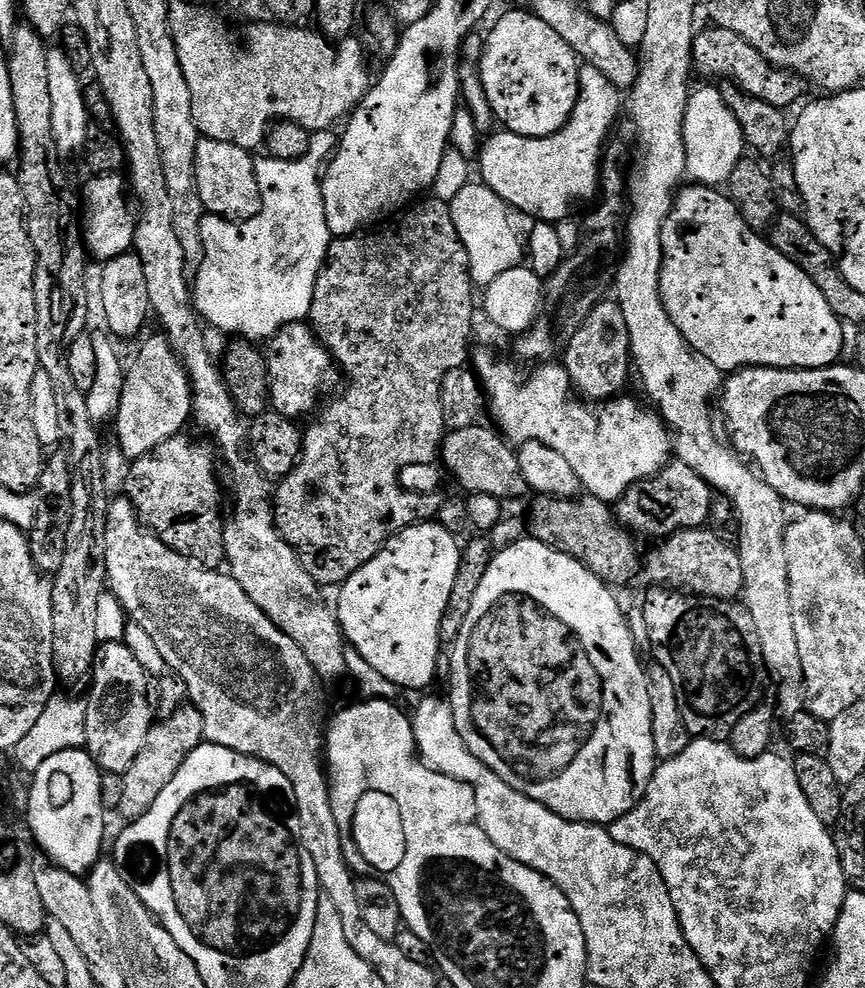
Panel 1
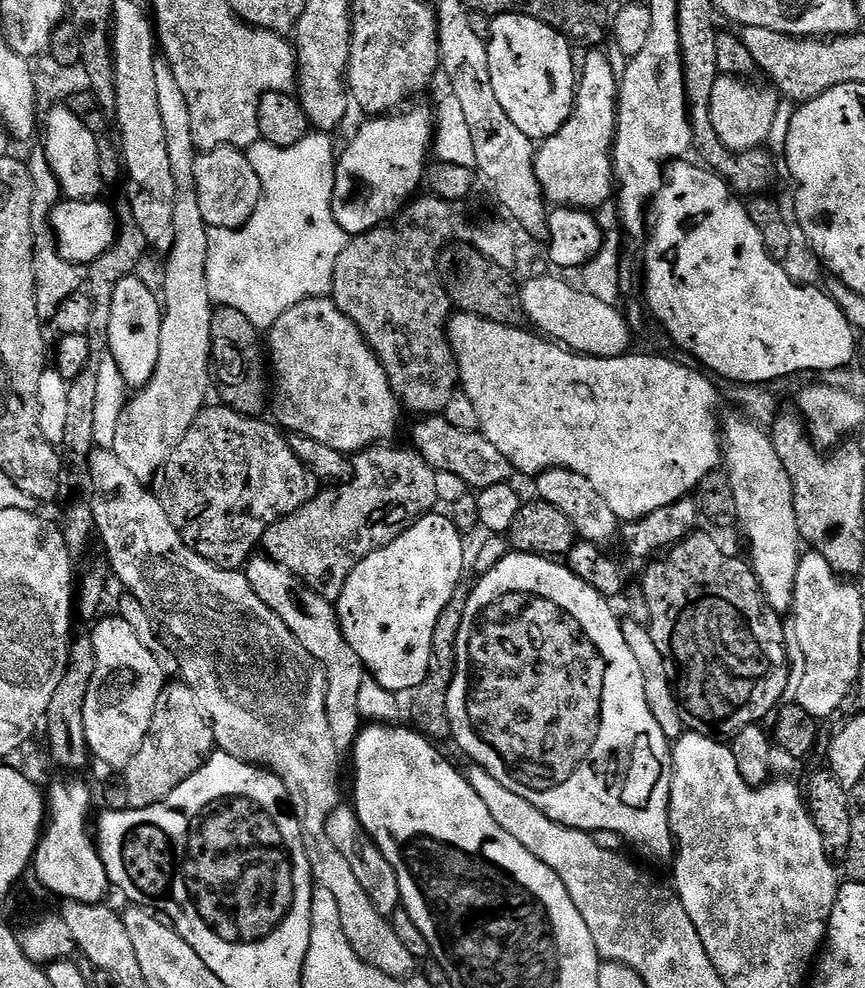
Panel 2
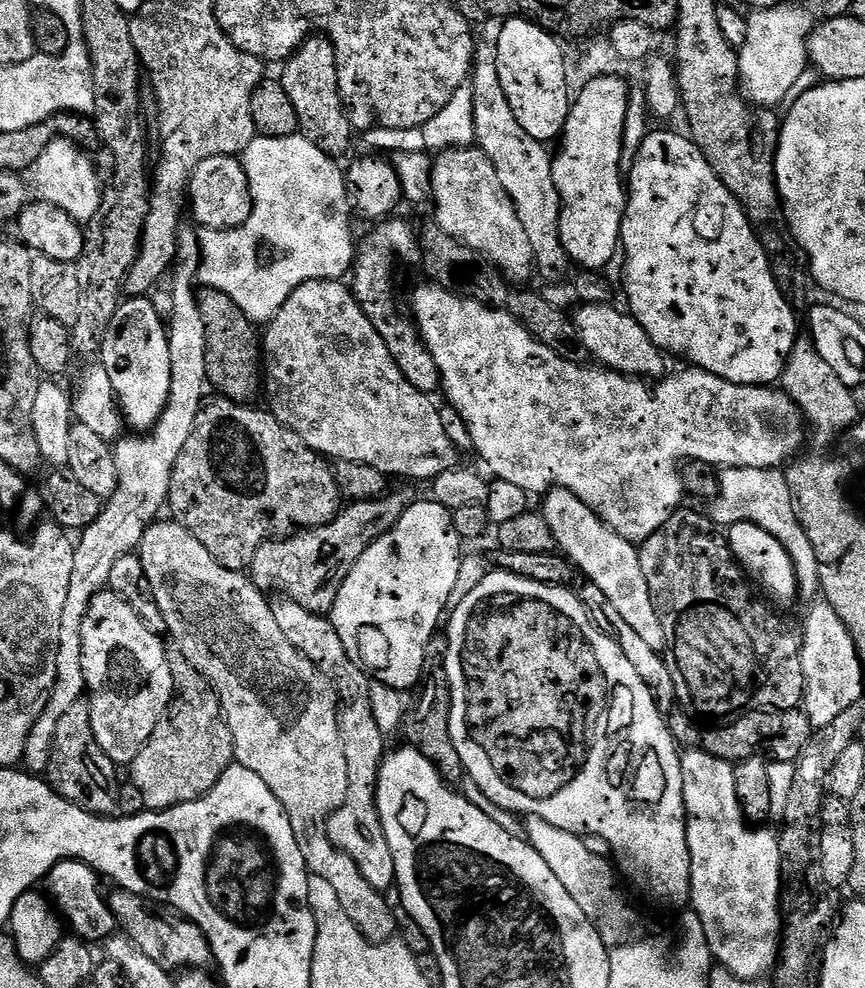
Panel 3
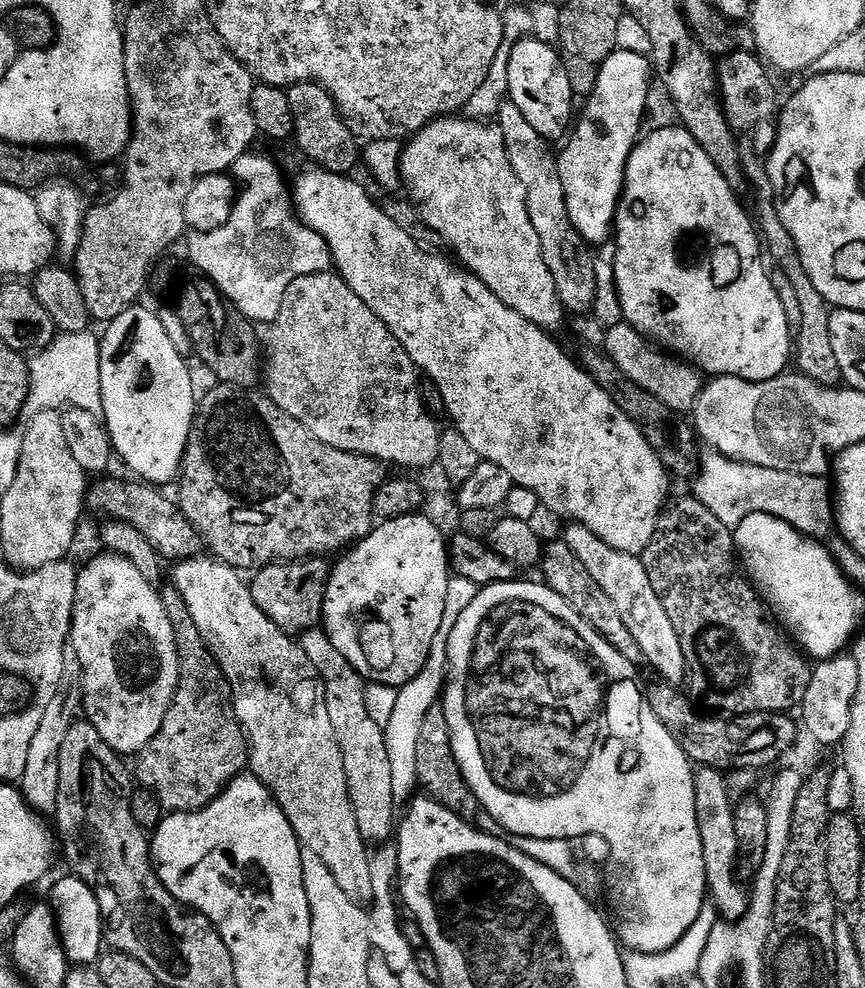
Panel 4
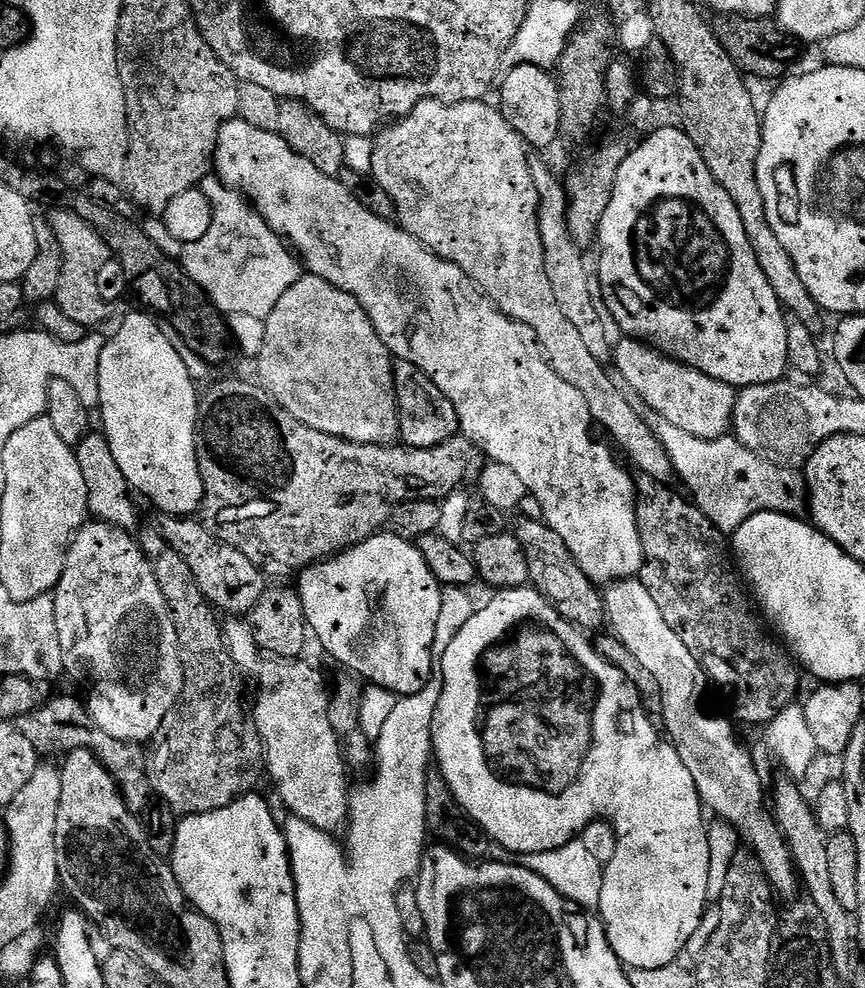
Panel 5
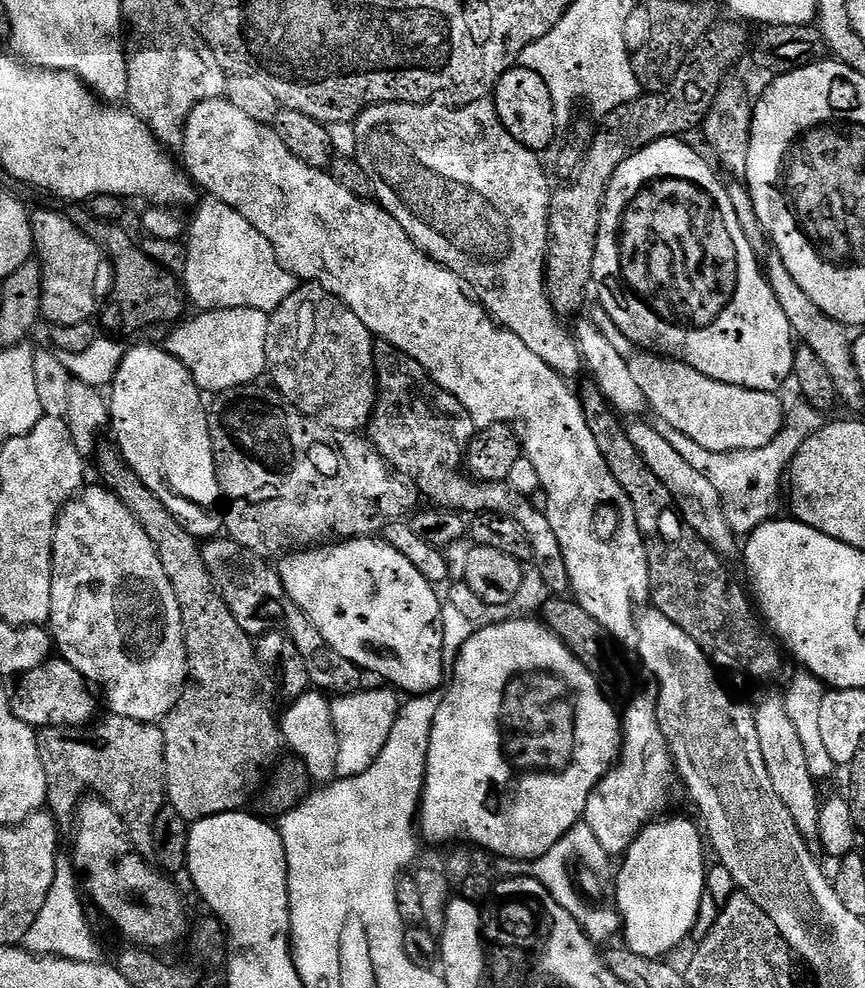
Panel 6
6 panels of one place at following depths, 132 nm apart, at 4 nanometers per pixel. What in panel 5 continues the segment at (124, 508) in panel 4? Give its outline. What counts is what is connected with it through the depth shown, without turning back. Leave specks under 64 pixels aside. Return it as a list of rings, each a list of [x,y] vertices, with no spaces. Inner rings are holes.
[[[165,515],[163,519],[158,524],[160,532],[166,542],[170,542],[170,546],[174,546],[182,558],[186,558],[186,566],[190,566],[190,574],[194,574],[194,582],[198,582],[209,604],[228,612],[226,614],[251,613],[266,591],[266,577],[260,568],[254,566],[254,562],[250,562],[242,550],[234,550],[234,546],[214,538],[214,534],[210,534],[199,519],[170,515]]]

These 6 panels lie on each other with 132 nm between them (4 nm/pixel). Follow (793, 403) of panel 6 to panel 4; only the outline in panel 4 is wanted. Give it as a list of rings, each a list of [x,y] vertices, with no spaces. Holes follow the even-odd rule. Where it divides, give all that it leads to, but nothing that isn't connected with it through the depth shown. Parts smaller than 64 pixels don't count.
[[[710,452],[707,455],[705,459],[701,459],[698,475],[694,480],[694,496],[725,528],[734,530],[750,514],[766,513],[809,538],[825,539],[824,536],[832,530],[834,510],[827,477],[796,475],[738,463],[736,460],[726,459],[720,453]]]

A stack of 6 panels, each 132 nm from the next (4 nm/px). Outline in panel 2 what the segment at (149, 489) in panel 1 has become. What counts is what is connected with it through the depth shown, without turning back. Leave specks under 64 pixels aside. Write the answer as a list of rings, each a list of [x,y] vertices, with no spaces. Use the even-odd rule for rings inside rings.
[[[212,406],[205,407],[204,411],[200,413],[200,416],[194,418],[190,430],[186,430],[182,442],[178,442],[178,446],[174,446],[170,458],[164,463],[162,469],[162,479],[159,481],[159,484],[161,484],[160,488],[158,487],[158,495],[162,506],[166,510],[166,514],[170,518],[170,522],[174,526],[174,530],[178,530],[180,537],[182,537],[194,551],[202,558],[206,558],[212,564],[216,564],[220,568],[240,570],[247,565],[250,557],[257,551],[258,545],[263,541],[266,530],[271,524],[278,522],[282,518],[286,518],[290,514],[294,514],[294,510],[301,508],[309,498],[316,495],[318,491],[318,481],[315,476],[310,474],[305,464],[296,457],[289,437],[285,435],[275,423],[269,422],[269,424],[267,424],[267,419],[243,416],[235,412],[233,408],[223,406],[215,407],[216,408],[212,408]]]

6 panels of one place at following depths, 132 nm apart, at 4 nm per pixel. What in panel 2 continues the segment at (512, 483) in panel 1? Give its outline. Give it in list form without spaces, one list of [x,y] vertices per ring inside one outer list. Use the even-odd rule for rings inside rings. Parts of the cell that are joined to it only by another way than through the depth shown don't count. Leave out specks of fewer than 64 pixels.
[[[442,414],[426,416],[415,422],[411,447],[435,472],[458,474],[458,478],[472,490],[507,484],[513,479],[514,469],[510,461],[481,432],[464,432],[452,426]]]

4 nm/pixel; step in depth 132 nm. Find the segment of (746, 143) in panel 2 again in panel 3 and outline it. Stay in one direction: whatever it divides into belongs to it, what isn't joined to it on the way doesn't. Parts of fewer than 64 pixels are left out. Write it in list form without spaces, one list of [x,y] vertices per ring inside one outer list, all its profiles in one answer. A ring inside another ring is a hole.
[[[782,2],[776,8],[761,8],[748,16],[746,42],[738,49],[740,83],[745,97],[755,107],[772,110],[784,104],[790,86],[810,67],[808,37],[818,18],[800,4]]]

